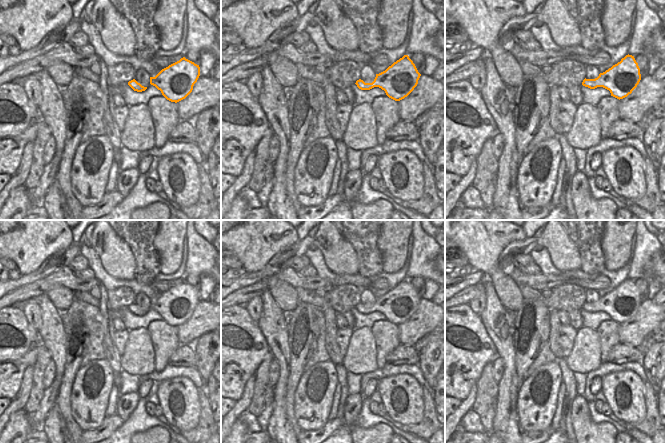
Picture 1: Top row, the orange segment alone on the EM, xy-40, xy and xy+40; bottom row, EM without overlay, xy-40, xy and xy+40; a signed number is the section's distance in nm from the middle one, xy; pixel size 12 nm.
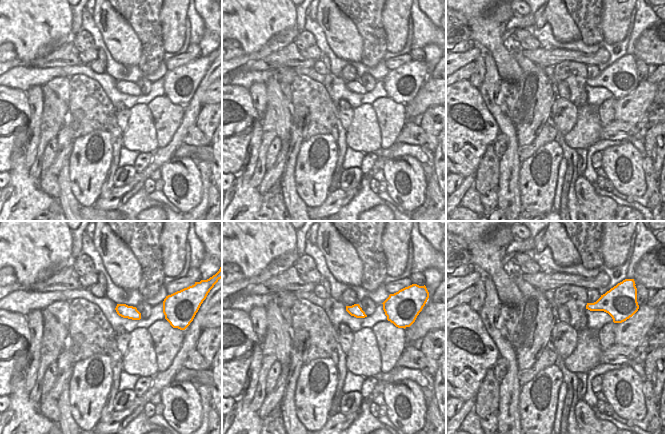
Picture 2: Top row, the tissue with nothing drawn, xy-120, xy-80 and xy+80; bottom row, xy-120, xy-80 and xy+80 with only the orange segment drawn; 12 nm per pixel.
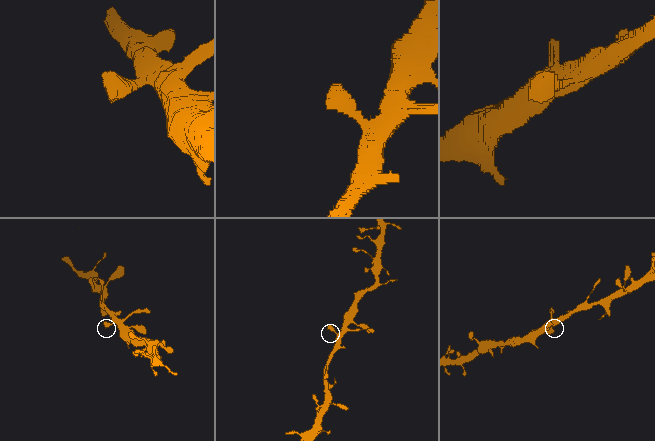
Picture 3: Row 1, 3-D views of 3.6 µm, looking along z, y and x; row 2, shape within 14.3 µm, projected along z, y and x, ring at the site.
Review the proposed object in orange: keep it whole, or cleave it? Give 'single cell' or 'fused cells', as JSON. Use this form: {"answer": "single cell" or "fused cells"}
{"answer": "single cell"}

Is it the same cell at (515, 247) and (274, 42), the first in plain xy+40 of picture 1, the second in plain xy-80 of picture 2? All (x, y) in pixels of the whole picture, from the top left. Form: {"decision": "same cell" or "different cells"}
{"decision": "same cell"}

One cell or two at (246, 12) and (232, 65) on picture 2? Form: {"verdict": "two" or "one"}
{"verdict": "two"}

